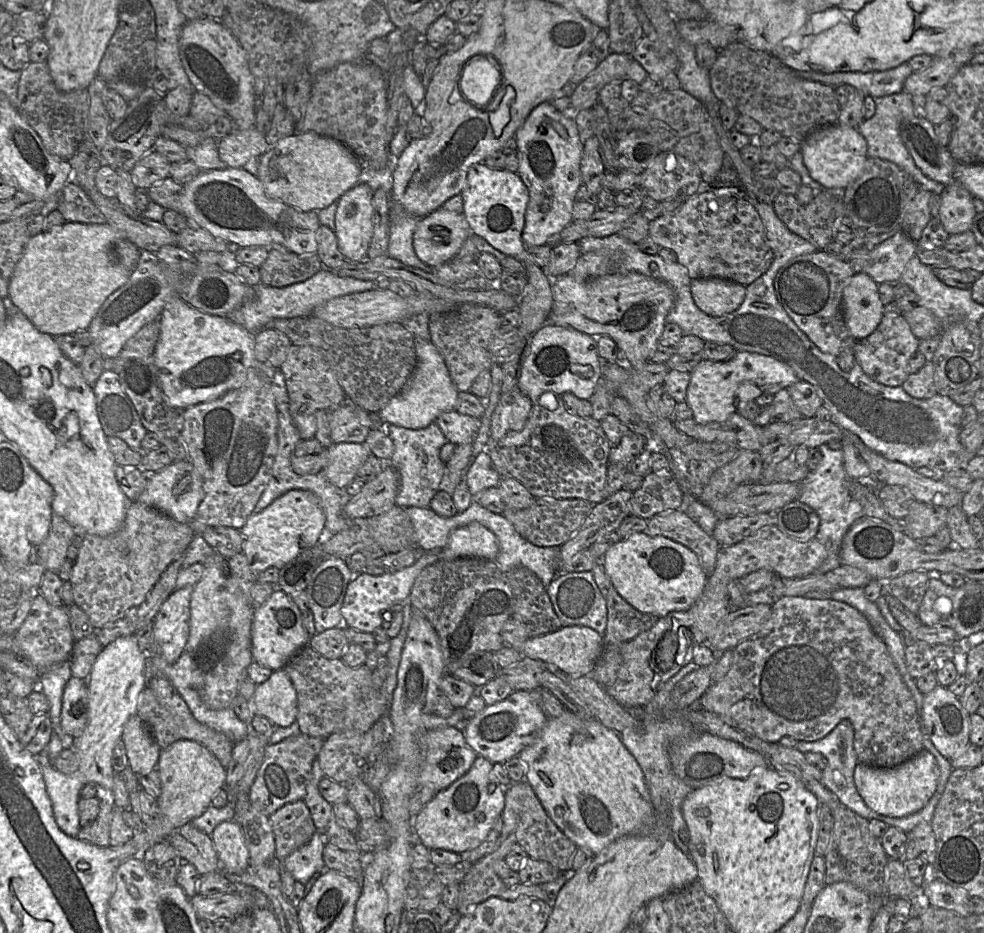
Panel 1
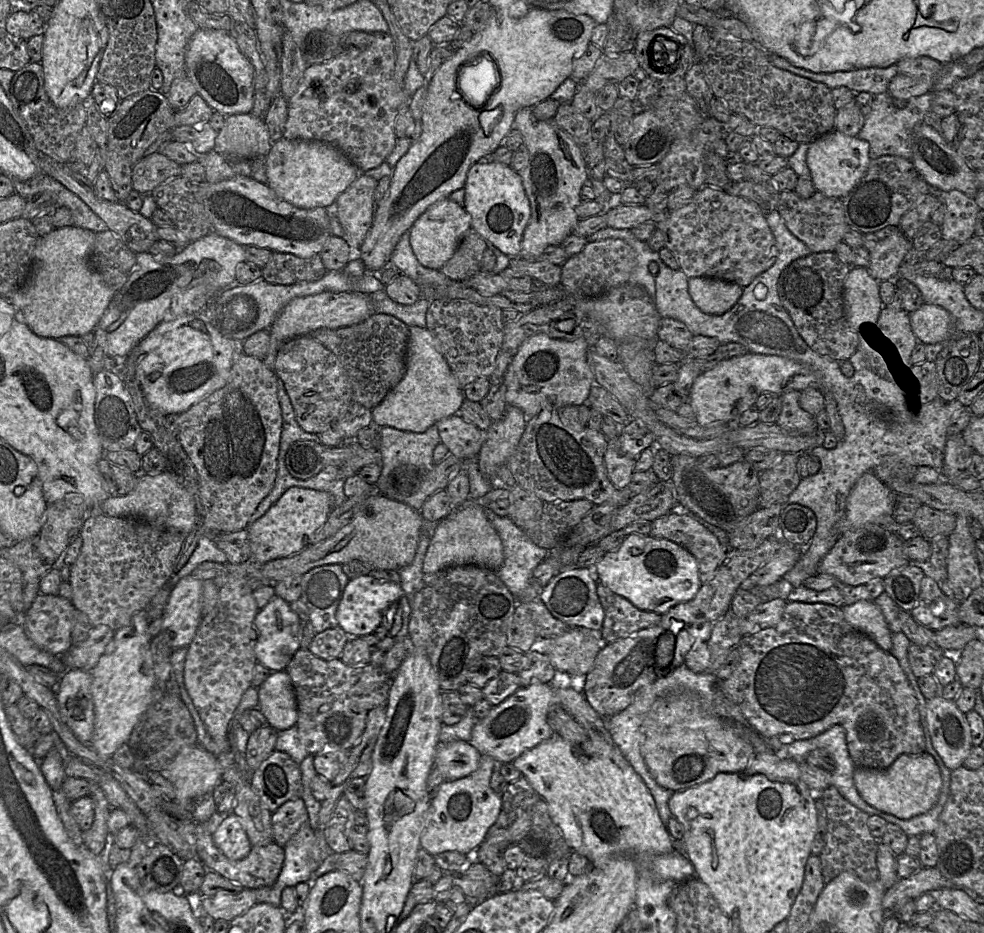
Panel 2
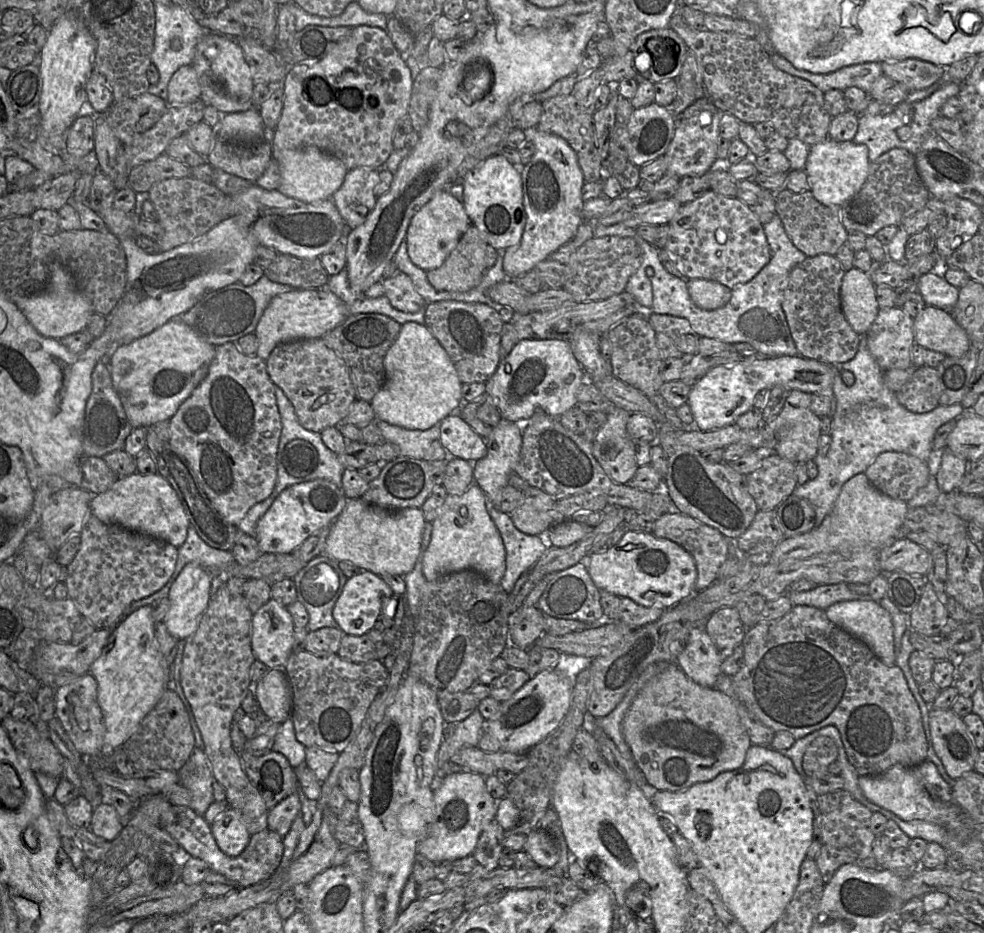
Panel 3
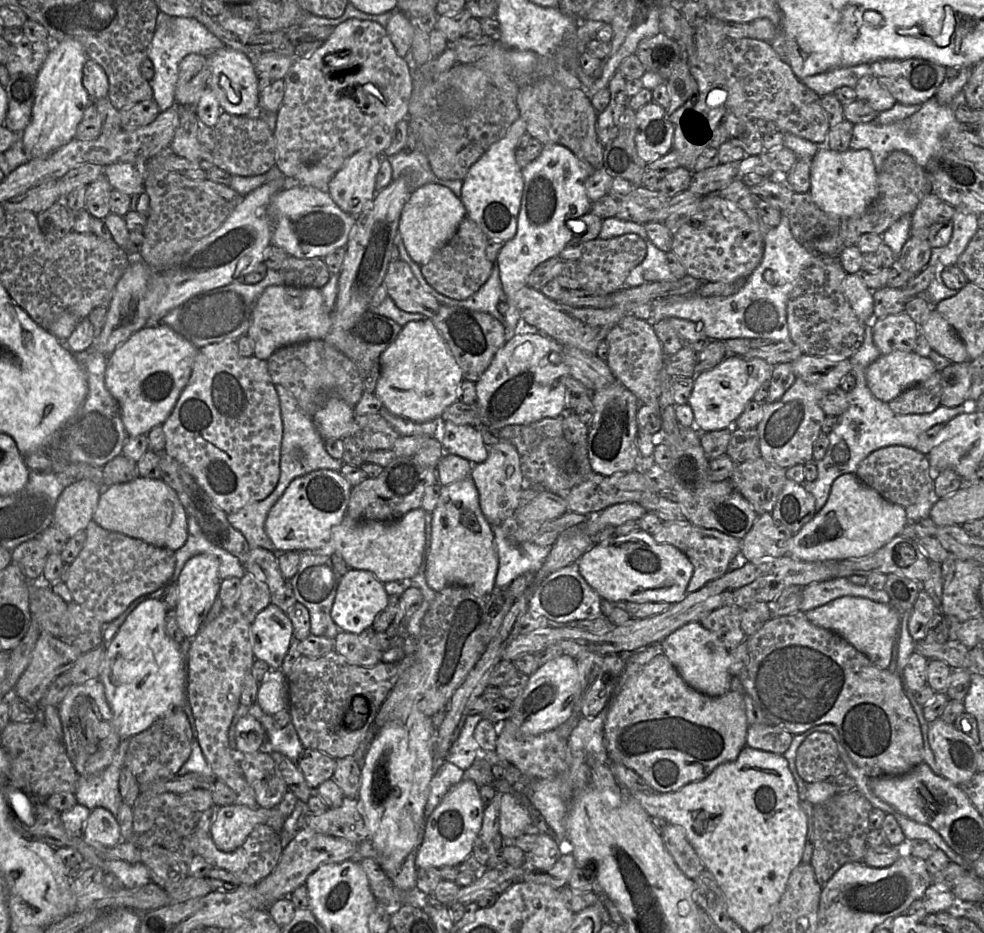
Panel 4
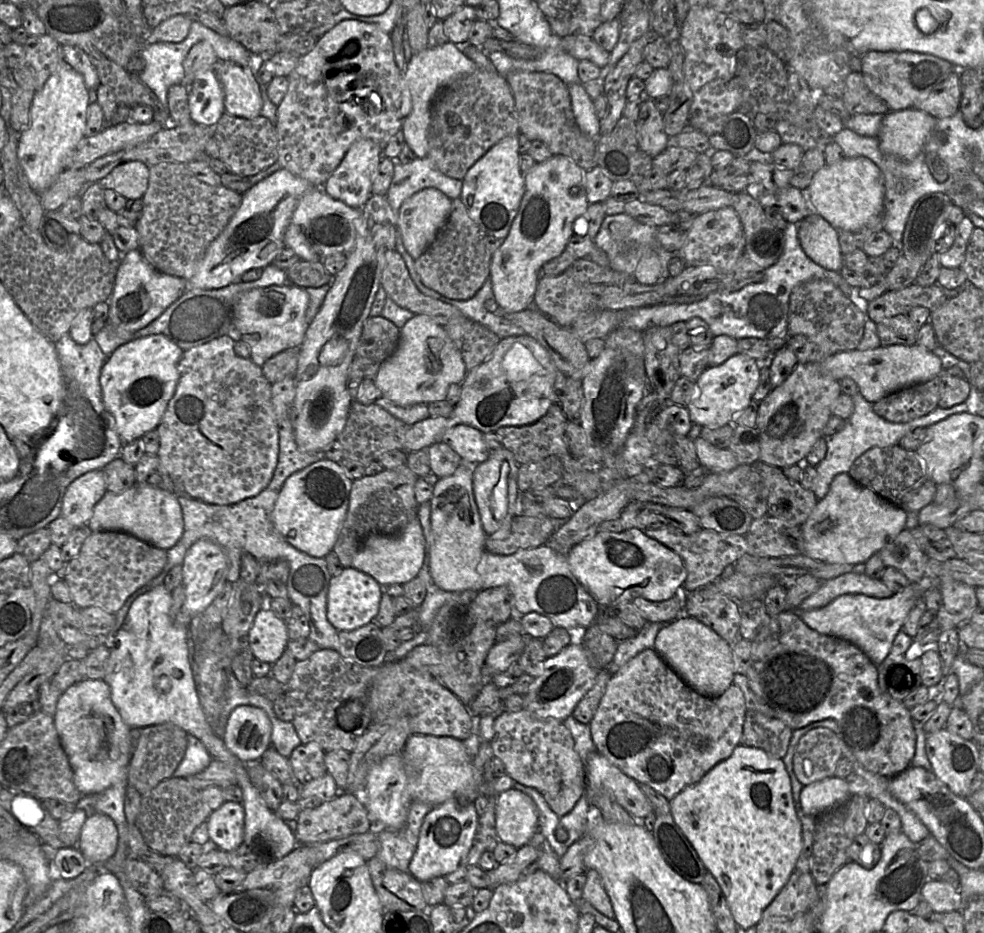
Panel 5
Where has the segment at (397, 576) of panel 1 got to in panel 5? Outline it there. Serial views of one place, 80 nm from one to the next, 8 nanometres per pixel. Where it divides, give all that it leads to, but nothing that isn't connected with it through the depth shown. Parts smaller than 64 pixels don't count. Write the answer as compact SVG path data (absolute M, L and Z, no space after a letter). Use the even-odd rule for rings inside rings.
M344 568L338 576L330 579L327 594L327 619L337 631L351 631L374 620L378 614L383 587L370 575L354 569Z

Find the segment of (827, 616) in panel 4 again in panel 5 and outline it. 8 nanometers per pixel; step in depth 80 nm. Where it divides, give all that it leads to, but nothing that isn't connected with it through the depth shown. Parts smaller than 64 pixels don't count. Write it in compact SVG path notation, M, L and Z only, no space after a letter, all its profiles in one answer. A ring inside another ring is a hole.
M911 583L890 598L878 599L863 594L847 594L836 598L822 608L802 611L799 614L812 630L854 644L875 665L879 665L889 654L897 633L920 597L922 597L921 585Z

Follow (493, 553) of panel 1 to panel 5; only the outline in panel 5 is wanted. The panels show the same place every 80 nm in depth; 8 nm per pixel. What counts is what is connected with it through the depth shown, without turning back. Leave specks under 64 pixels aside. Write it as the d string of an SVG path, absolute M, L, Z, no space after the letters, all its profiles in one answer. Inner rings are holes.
M463 463L451 476L439 479L430 501L432 545L429 570L434 583L445 591L481 591L477 566L485 552L488 536L483 529L474 495L475 467Z

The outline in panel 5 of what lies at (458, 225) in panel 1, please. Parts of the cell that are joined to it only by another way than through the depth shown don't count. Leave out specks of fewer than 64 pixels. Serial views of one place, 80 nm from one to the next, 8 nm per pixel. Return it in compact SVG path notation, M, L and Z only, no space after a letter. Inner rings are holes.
M424 188L403 202L397 219L403 244L413 259L435 239L451 211L452 199L436 188Z

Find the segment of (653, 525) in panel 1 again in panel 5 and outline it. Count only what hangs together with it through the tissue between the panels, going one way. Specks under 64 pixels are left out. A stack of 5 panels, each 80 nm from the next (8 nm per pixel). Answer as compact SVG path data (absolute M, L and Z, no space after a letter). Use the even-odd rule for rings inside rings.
M670 526L663 529L647 529L645 534L676 552L684 561L688 575L683 584L684 592L694 591L715 582L720 577L734 573L734 564L748 553L745 536L727 535L710 529L701 529L693 534L685 534L680 529Z

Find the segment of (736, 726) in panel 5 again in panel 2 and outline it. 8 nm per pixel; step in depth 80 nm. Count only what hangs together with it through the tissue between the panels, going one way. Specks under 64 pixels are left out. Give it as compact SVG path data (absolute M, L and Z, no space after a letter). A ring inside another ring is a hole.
M657 698L642 723L642 732L641 752L649 771L660 786L676 792L707 782L718 773L741 772L756 754L748 742L709 713L699 698Z

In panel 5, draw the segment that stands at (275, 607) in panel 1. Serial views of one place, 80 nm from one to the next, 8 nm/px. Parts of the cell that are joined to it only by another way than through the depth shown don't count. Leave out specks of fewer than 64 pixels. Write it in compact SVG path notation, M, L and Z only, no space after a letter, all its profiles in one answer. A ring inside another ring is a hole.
M262 607L248 631L247 639L254 658L274 664L289 642L287 626L269 607Z

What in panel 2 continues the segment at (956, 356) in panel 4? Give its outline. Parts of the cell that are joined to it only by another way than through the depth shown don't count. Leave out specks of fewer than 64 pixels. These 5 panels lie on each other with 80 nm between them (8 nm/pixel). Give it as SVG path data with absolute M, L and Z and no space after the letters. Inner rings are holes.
M925 303L909 315L912 331L920 344L945 343L955 335L952 315L938 305Z

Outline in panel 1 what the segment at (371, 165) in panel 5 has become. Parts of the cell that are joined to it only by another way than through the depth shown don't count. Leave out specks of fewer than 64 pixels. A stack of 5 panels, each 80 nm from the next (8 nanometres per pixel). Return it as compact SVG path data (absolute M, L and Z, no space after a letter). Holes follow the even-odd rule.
M357 182L338 199L335 234L348 260L366 260L374 230L373 195L369 185Z

